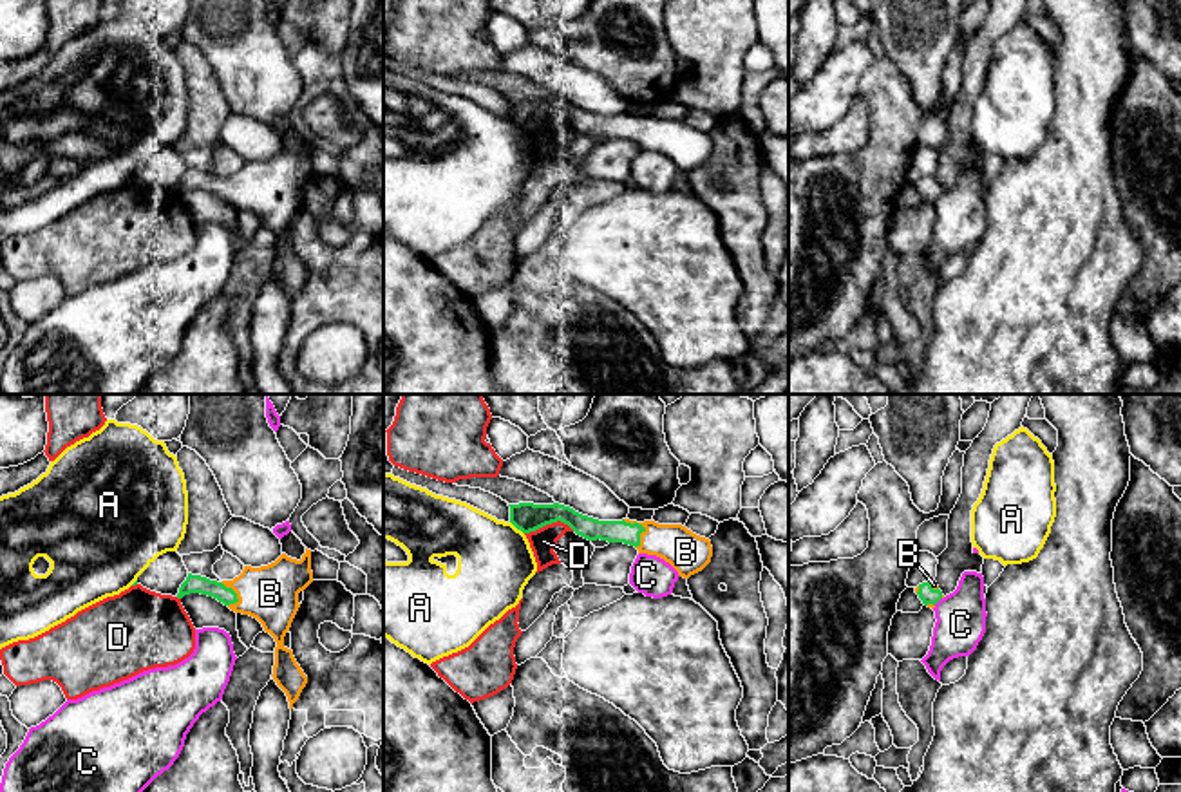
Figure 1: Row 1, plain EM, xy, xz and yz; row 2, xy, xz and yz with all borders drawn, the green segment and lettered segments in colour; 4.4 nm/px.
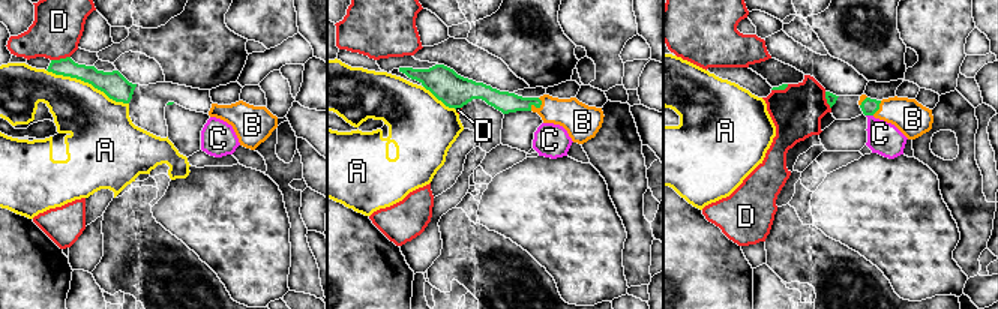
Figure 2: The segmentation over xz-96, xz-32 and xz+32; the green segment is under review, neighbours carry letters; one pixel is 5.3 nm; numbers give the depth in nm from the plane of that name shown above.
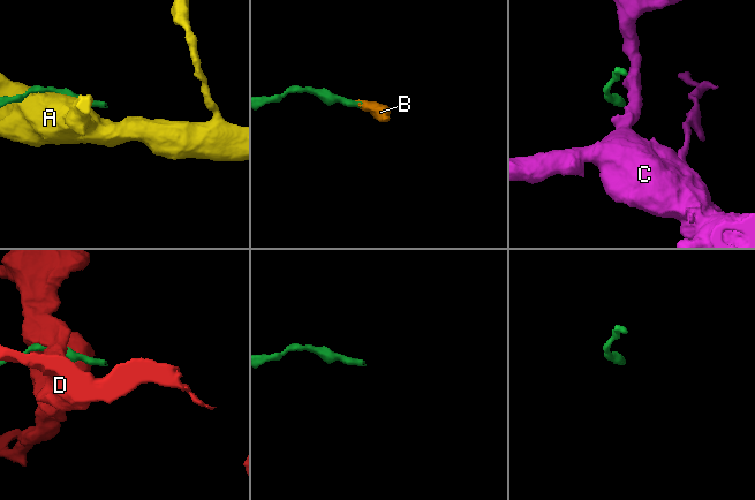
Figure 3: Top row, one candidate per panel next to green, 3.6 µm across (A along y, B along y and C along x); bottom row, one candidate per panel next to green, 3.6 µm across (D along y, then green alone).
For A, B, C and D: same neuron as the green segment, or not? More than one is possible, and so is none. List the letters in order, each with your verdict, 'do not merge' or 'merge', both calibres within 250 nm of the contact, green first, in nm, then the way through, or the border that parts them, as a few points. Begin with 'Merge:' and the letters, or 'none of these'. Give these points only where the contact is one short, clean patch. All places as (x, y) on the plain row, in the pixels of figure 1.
Merge: B
A: do not merge; 130 nm thick on the green side, 340 nm on the other
B: merge; 100 nm thick on the green side, 180 nm on the other; runs through xz (590, 123), (642, 122), (686, 147)
C: do not merge; 80 nm thick on the green side, 220 nm on the other
D: do not merge; 130 nm thick on the green side, 120 nm on the other

